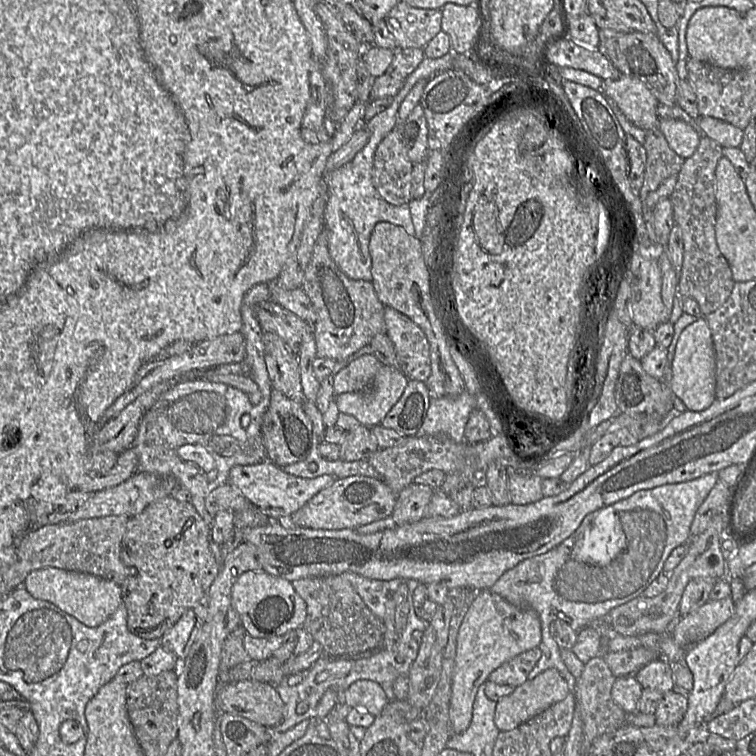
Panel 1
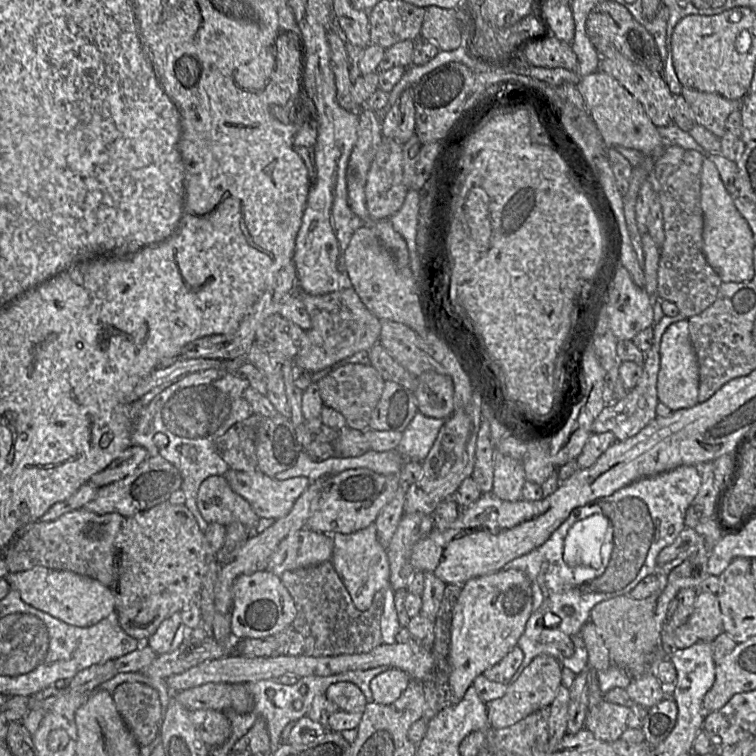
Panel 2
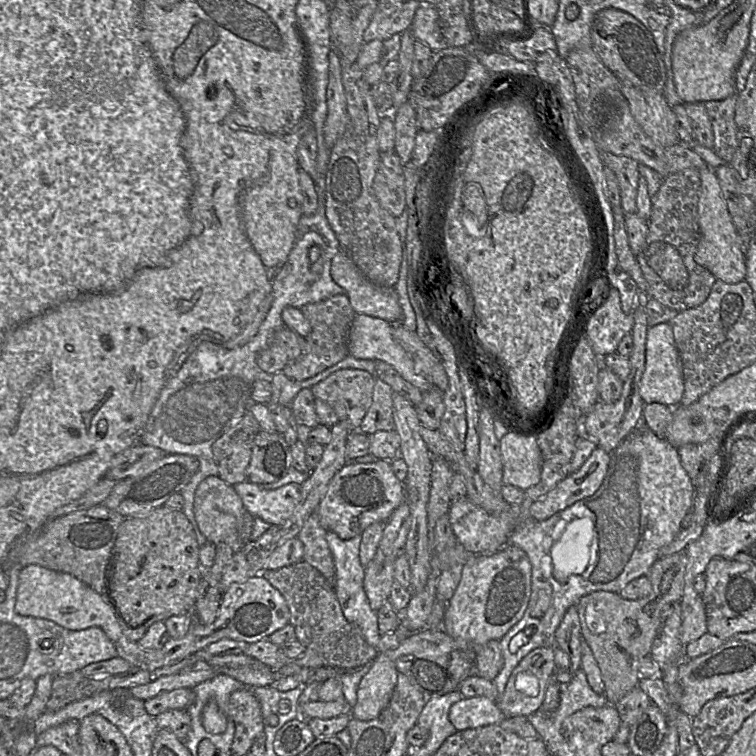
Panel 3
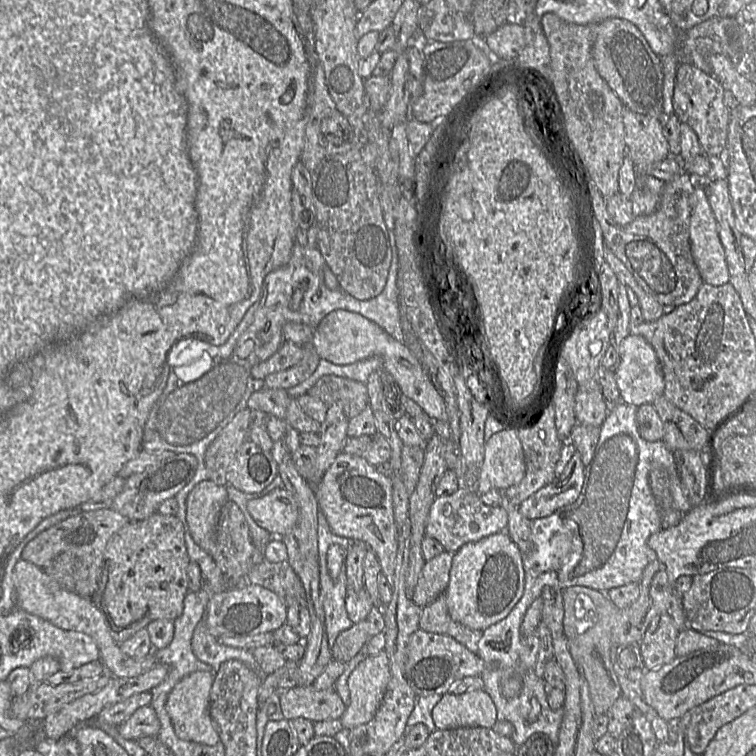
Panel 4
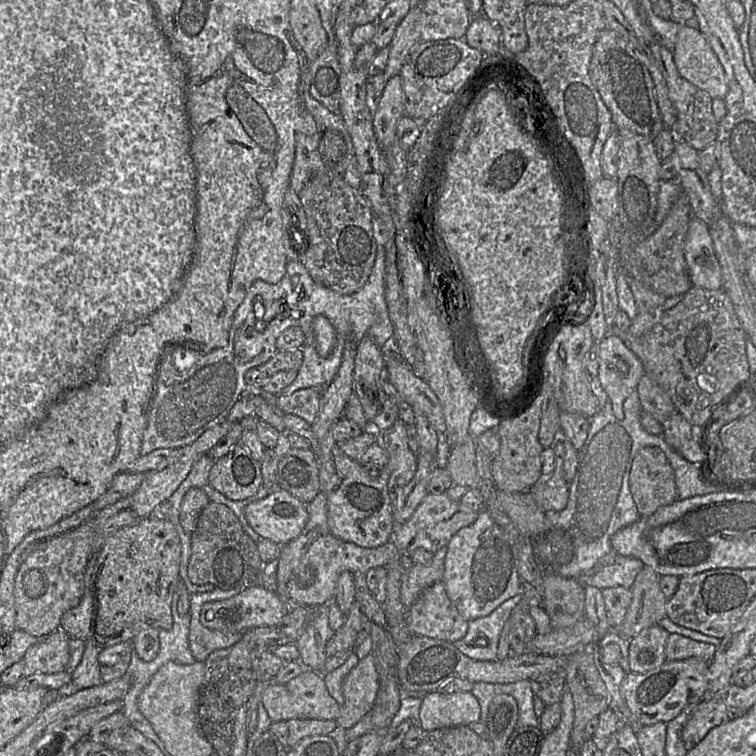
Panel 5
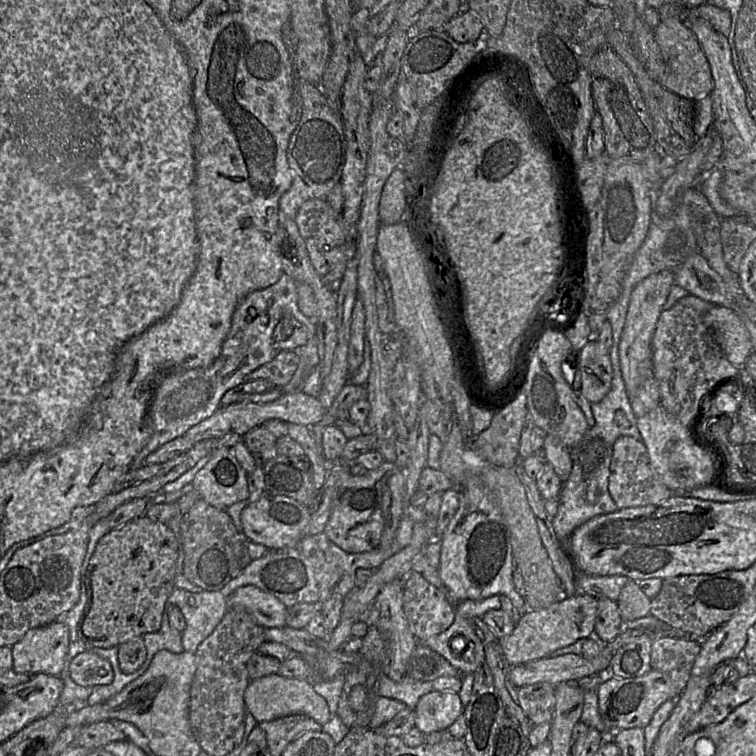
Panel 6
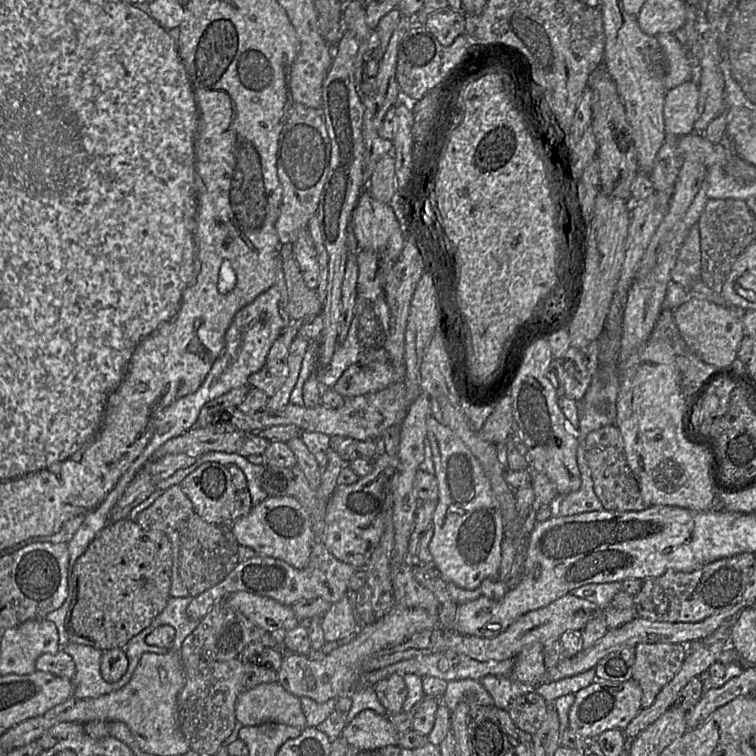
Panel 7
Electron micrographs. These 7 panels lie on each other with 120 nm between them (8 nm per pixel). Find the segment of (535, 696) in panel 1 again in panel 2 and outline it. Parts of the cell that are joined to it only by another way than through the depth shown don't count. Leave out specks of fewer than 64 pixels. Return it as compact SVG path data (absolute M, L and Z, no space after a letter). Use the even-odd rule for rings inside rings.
M540 654L533 658L517 679L508 685L504 696L486 703L491 728L498 730L509 727L528 715L549 706L562 686L561 670L560 662L552 656Z

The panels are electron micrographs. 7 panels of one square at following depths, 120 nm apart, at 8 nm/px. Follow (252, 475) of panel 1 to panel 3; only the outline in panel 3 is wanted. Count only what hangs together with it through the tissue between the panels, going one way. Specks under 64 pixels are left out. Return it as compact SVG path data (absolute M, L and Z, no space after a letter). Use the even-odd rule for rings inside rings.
M243 481L233 485L247 512L272 526L283 524L301 499L301 484L290 483L275 490Z

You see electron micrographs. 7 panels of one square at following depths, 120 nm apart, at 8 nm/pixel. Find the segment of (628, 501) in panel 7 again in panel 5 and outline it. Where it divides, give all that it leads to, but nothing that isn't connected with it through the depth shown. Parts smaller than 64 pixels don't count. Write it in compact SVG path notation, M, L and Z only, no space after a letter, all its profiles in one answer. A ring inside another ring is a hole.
M655 447L639 450L629 473L629 488L641 517L676 500L673 470L661 450Z

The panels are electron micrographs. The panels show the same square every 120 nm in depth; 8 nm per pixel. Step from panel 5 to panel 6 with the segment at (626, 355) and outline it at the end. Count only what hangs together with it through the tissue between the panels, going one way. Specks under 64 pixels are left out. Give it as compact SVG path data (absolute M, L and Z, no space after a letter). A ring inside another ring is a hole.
M588 341L579 351L576 373L570 385L573 391L581 391L590 403L602 400L611 388L612 366L609 350L596 341Z

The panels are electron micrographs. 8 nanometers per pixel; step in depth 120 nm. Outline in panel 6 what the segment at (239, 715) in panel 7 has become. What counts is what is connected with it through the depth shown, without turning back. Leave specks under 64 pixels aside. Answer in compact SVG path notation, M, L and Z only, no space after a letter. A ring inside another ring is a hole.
M277 674L250 681L244 693L244 704L246 712L251 714L258 723L295 714L303 714L321 725L332 718L327 701L314 690L312 684Z

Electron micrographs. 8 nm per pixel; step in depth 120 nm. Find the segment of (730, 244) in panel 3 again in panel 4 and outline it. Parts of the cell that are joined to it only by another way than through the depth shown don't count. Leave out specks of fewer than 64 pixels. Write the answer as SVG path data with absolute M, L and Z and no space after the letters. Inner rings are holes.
M704 182L696 183L694 189L689 232L691 253L703 282L712 286L729 283L724 248Z

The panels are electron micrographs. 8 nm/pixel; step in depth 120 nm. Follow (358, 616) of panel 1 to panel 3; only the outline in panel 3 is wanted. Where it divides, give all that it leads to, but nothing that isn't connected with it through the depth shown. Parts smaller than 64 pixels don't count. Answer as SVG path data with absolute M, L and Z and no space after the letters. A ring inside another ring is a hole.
M300 561L277 570L264 569L259 574L276 588L286 600L290 611L290 624L294 627L307 624L312 630L312 640L306 650L289 663L300 667L330 666L354 670L372 662L381 652L369 645L362 631L344 616L334 590L334 581L326 579L316 568Z

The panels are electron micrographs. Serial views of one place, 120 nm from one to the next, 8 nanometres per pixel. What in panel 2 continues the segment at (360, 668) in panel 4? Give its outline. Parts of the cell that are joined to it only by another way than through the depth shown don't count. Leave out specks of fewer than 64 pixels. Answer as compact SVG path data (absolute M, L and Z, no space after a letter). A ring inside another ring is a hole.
M395 667L374 677L370 682L372 702L389 705L395 702L405 691L410 682L410 676Z

